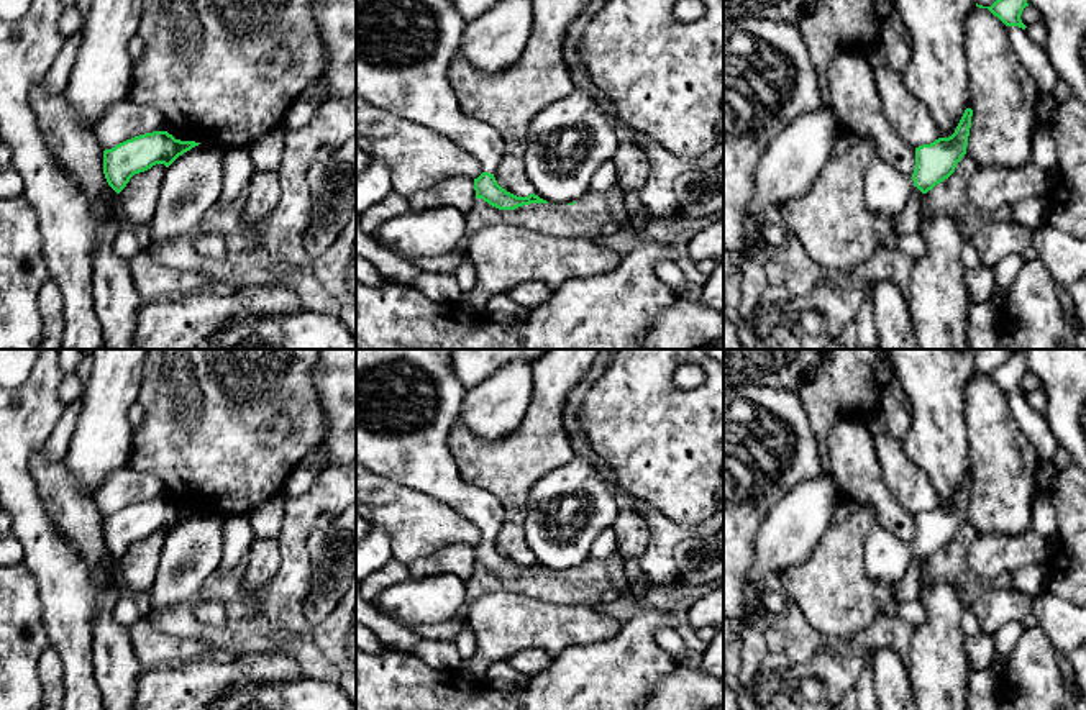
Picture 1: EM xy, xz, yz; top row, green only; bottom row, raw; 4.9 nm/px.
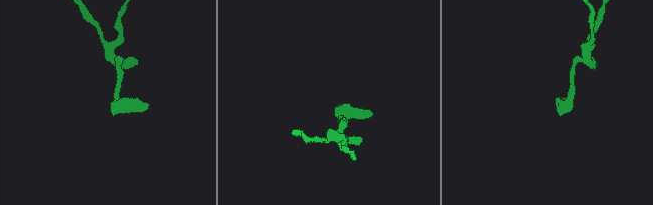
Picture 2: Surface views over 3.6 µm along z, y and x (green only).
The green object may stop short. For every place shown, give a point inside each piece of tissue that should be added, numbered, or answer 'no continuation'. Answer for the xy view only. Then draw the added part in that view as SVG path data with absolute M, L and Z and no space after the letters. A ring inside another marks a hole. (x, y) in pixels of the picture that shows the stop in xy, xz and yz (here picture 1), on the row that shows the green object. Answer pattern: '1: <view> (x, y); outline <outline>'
no continuation

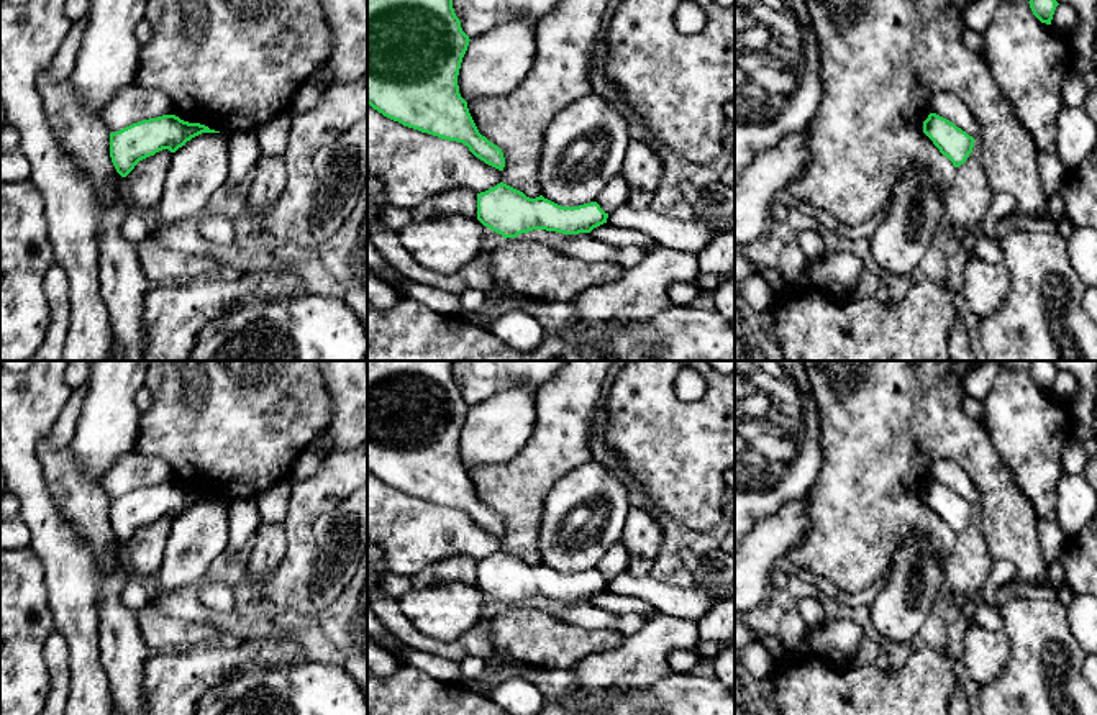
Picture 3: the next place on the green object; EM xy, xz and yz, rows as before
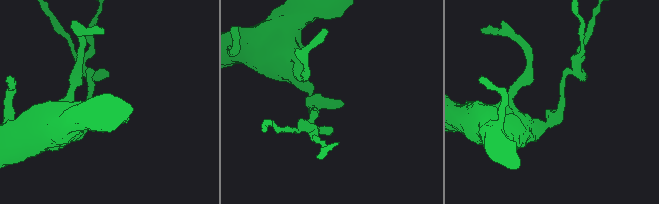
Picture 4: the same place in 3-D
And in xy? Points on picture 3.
no continuation

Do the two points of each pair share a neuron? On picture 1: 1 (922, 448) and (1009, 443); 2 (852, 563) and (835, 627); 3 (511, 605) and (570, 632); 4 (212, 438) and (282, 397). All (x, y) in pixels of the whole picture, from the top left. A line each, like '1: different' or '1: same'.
1: different
2: same
3: same
4: same

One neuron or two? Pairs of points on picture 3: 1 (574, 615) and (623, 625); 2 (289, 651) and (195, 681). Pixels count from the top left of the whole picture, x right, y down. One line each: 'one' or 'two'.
1: one
2: one

